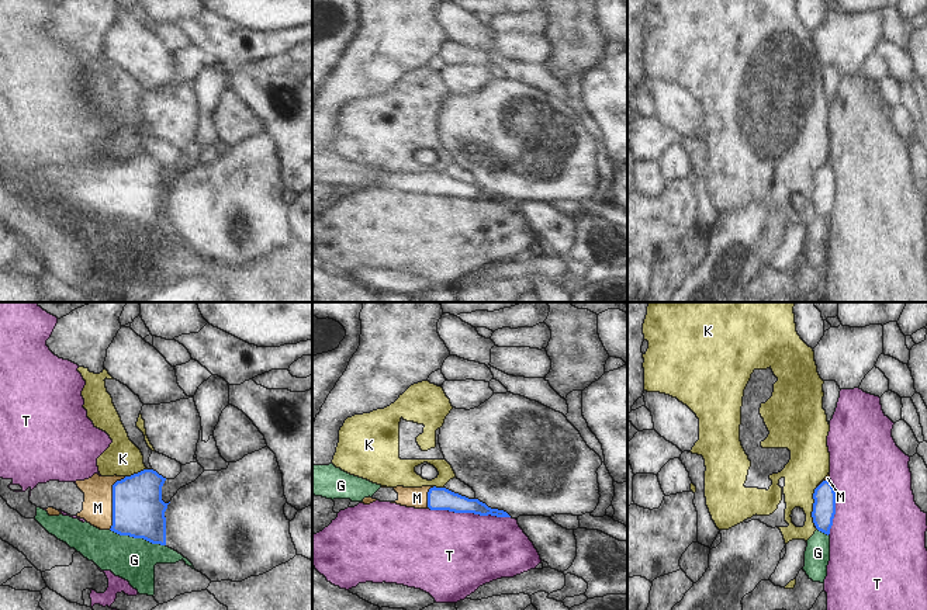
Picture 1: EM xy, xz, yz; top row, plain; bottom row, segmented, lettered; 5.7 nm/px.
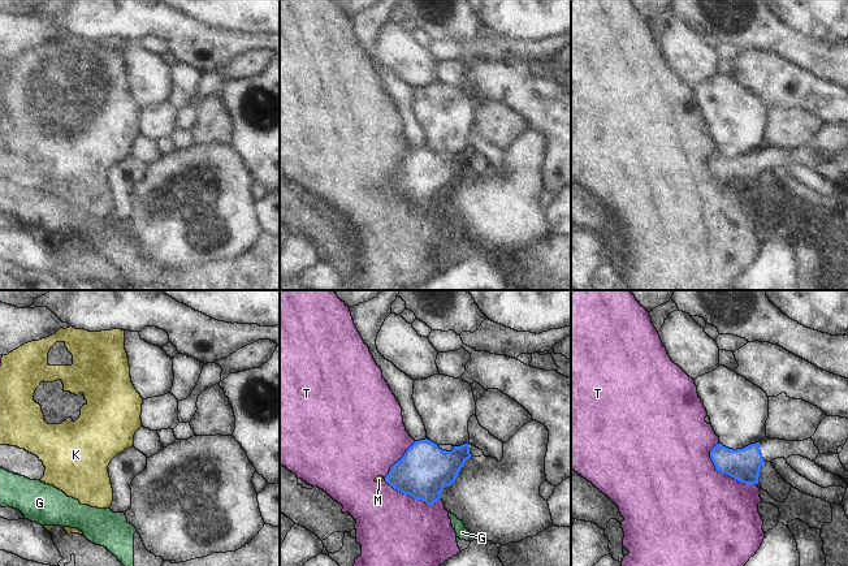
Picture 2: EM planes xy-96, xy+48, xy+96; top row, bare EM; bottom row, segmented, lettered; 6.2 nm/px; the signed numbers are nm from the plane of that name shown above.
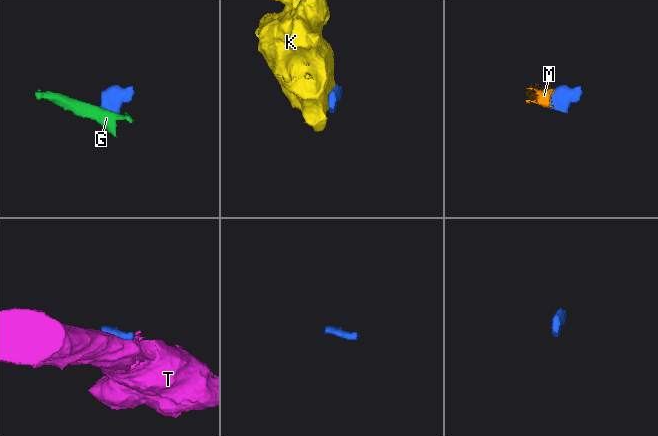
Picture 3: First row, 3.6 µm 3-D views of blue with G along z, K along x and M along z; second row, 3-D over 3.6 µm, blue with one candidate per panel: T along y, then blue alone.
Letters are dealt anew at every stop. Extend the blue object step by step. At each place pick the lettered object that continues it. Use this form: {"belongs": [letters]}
{"belongs": ["M"]}

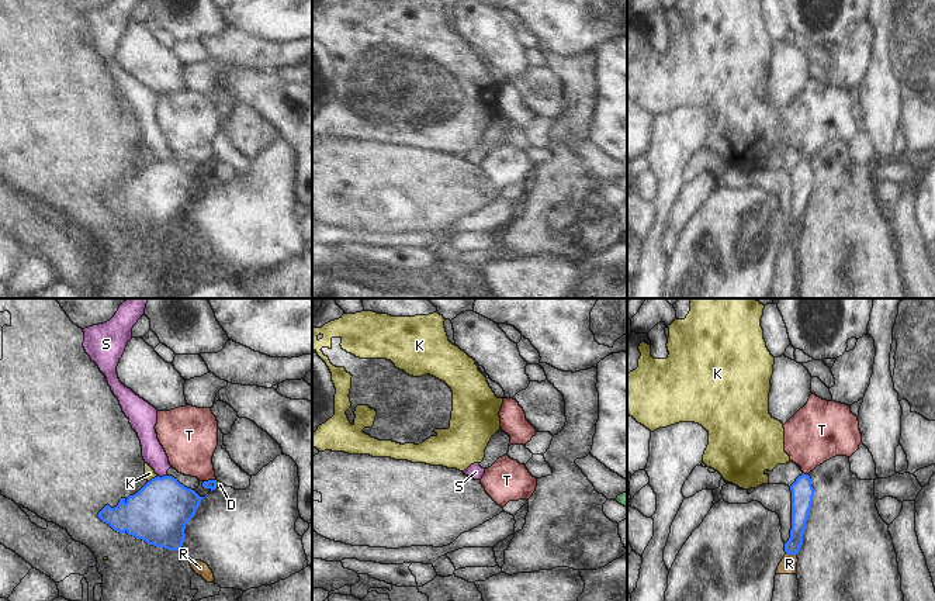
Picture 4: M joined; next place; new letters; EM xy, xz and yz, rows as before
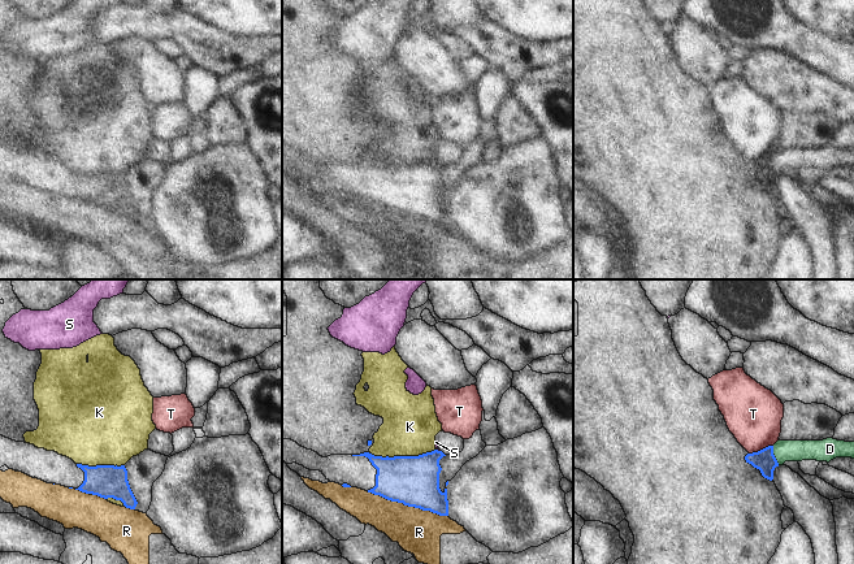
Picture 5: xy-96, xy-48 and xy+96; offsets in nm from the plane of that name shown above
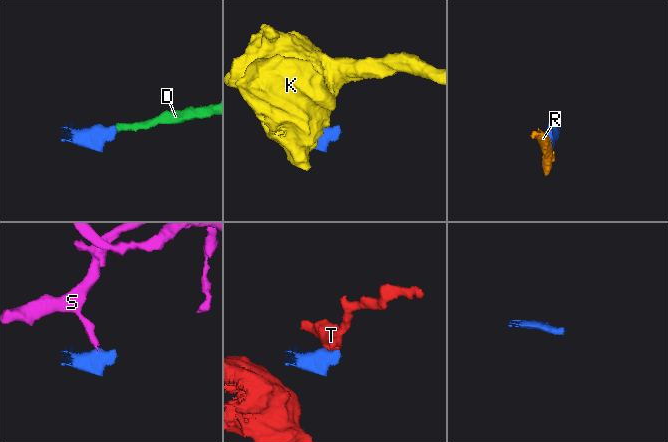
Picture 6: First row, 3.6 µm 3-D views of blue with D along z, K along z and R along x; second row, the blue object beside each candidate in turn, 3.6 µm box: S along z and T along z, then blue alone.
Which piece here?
{"belongs": ["D"]}

